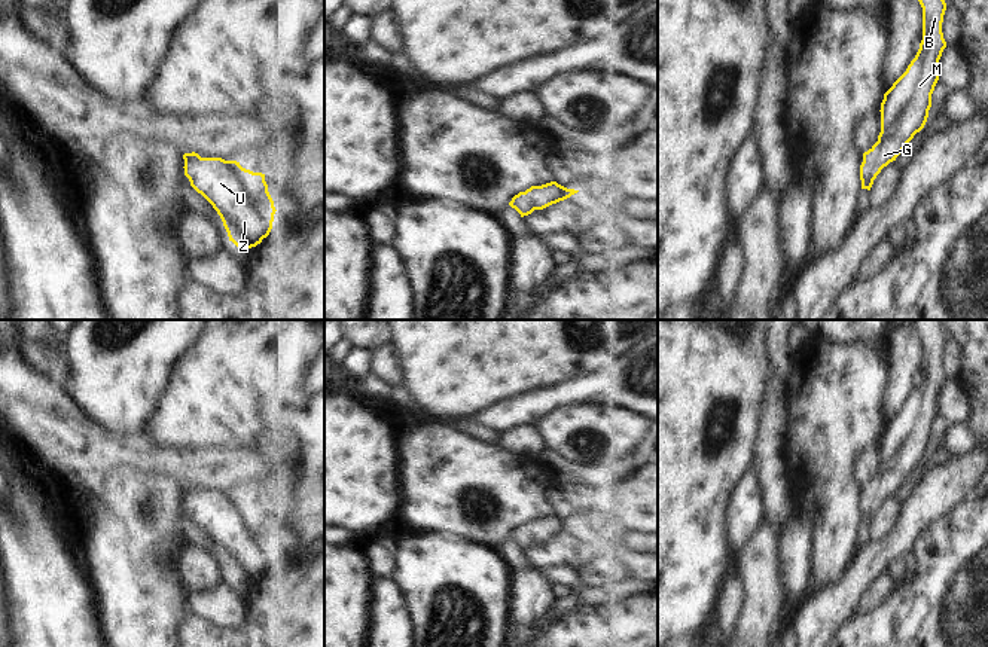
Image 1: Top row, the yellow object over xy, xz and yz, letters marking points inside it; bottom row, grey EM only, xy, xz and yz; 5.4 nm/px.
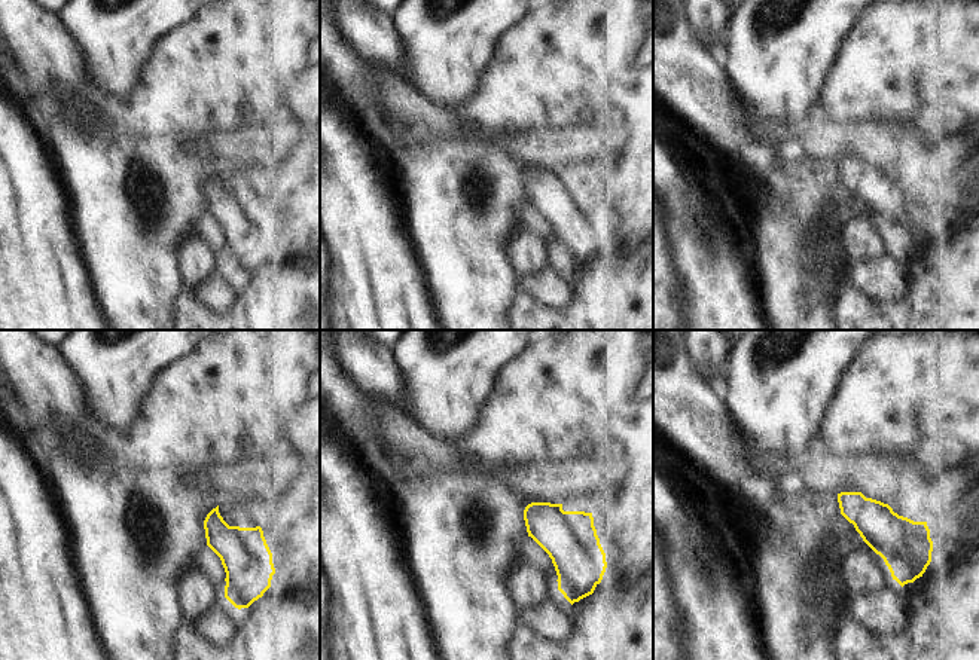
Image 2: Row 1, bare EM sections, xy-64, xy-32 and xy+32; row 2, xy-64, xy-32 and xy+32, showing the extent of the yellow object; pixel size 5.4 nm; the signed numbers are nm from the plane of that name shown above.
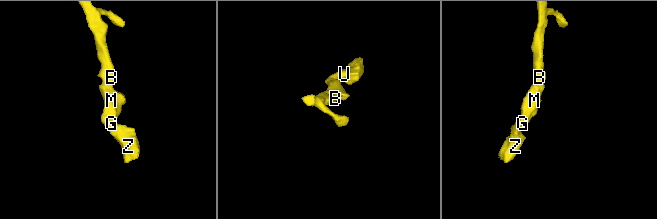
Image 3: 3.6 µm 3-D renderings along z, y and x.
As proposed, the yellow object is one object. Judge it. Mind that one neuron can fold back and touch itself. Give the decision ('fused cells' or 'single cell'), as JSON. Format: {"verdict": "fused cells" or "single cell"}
{"verdict": "single cell"}

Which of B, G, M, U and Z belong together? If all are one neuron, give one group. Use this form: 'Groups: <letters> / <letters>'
Groups: B G M U Z

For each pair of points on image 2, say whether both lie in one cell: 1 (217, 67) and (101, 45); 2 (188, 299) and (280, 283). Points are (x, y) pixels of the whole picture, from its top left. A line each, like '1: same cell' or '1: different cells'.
1: different cells
2: same cell

